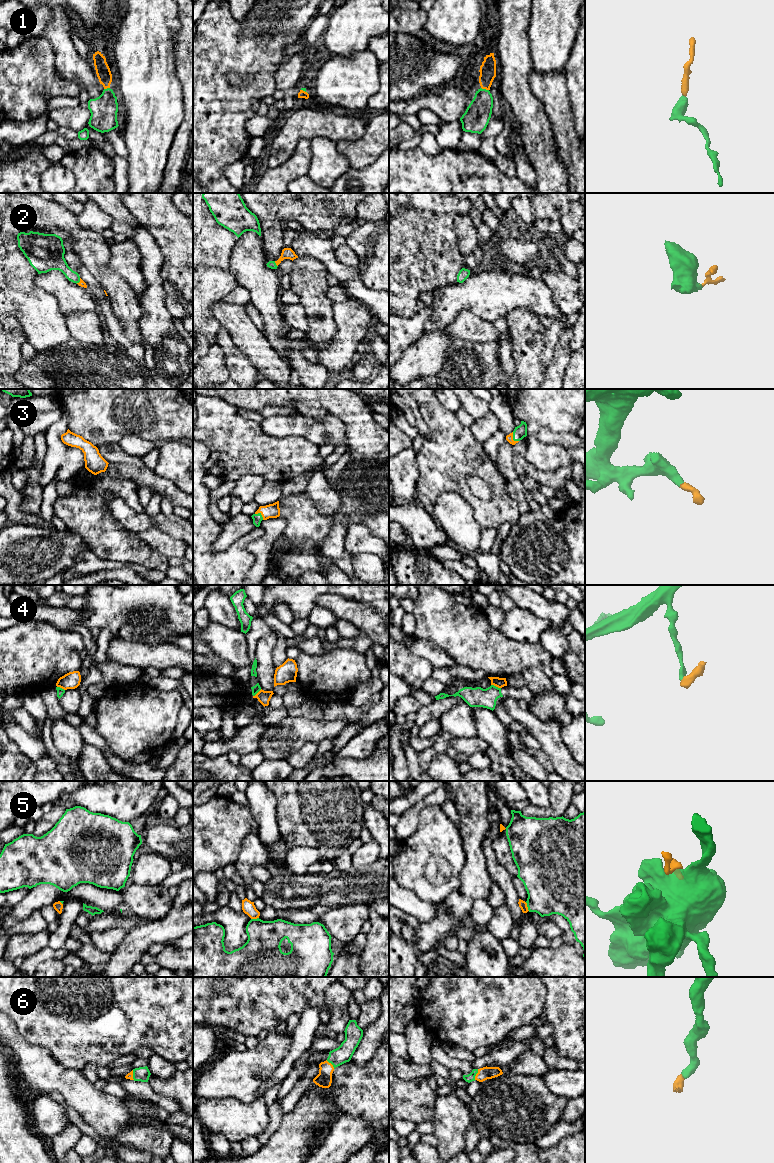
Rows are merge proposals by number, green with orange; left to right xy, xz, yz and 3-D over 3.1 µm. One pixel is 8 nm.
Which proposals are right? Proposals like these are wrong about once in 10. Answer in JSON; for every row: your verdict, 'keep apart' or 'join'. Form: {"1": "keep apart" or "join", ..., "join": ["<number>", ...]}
{"1": "join", "2": "join", "3": "join", "4": "keep apart", "5": "keep apart", "6": "join", "join": ["1", "2", "3", "6"]}

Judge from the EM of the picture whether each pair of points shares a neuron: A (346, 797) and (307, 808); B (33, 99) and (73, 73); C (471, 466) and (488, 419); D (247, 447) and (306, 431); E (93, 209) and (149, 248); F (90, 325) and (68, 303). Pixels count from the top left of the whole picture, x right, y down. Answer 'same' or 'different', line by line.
A: same
B: different
C: different
D: different
E: different
F: different

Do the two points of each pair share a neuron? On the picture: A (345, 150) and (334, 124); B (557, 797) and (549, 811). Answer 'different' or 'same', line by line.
A: different
B: same

